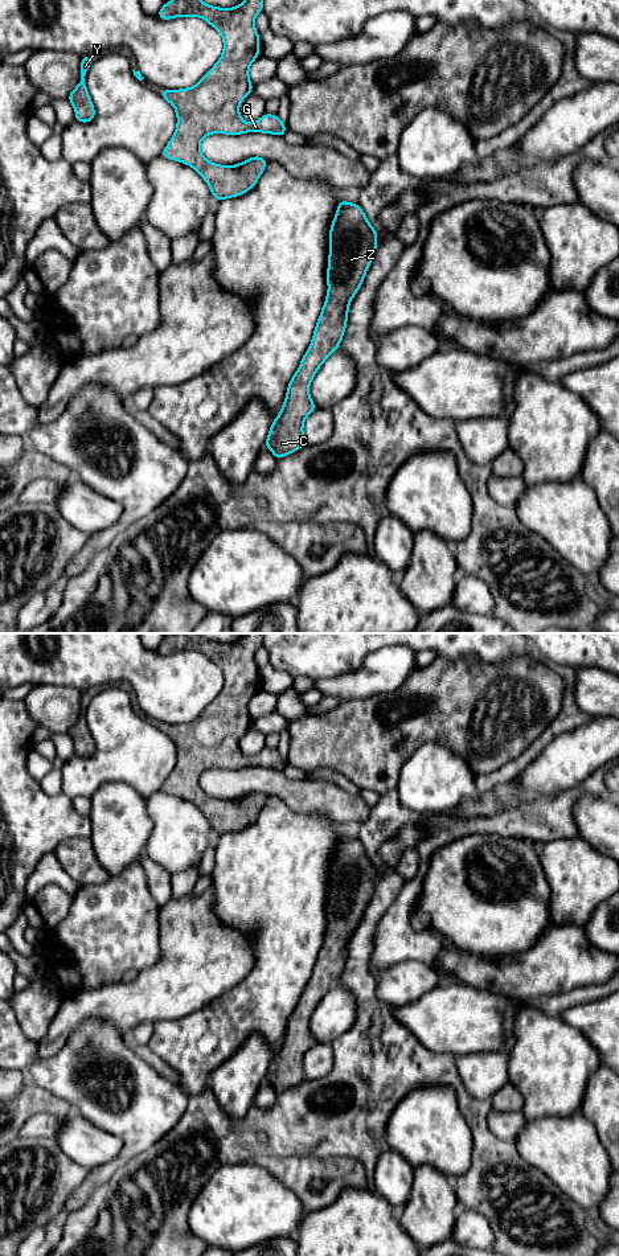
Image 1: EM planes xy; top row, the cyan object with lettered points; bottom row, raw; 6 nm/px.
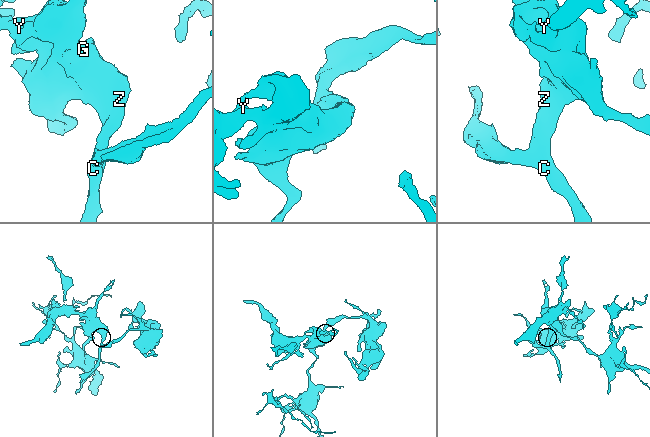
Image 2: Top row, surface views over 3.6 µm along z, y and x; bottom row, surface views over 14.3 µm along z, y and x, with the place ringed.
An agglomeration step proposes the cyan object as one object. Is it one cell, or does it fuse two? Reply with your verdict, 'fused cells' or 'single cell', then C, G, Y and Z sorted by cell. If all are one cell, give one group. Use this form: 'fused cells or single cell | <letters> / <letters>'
single cell | C G Y Z

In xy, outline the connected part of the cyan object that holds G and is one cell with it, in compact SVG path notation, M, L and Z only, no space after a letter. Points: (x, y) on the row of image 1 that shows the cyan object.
M172 0L156 15L161 20L202 17L224 38L222 56L198 83L160 93L177 115L176 131L160 156L194 168L216 201L251 189L267 160L253 156L237 165L218 165L202 156L200 141L210 134L265 132L283 137L287 130L278 115L266 112L259 120L246 123L238 111L239 103L253 93L249 67L261 54L254 19L262 11L263 0L245 0L234 8L217 8L200 0Z

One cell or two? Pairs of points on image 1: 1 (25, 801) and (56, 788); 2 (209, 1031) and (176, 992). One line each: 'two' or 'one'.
1: two
2: two

